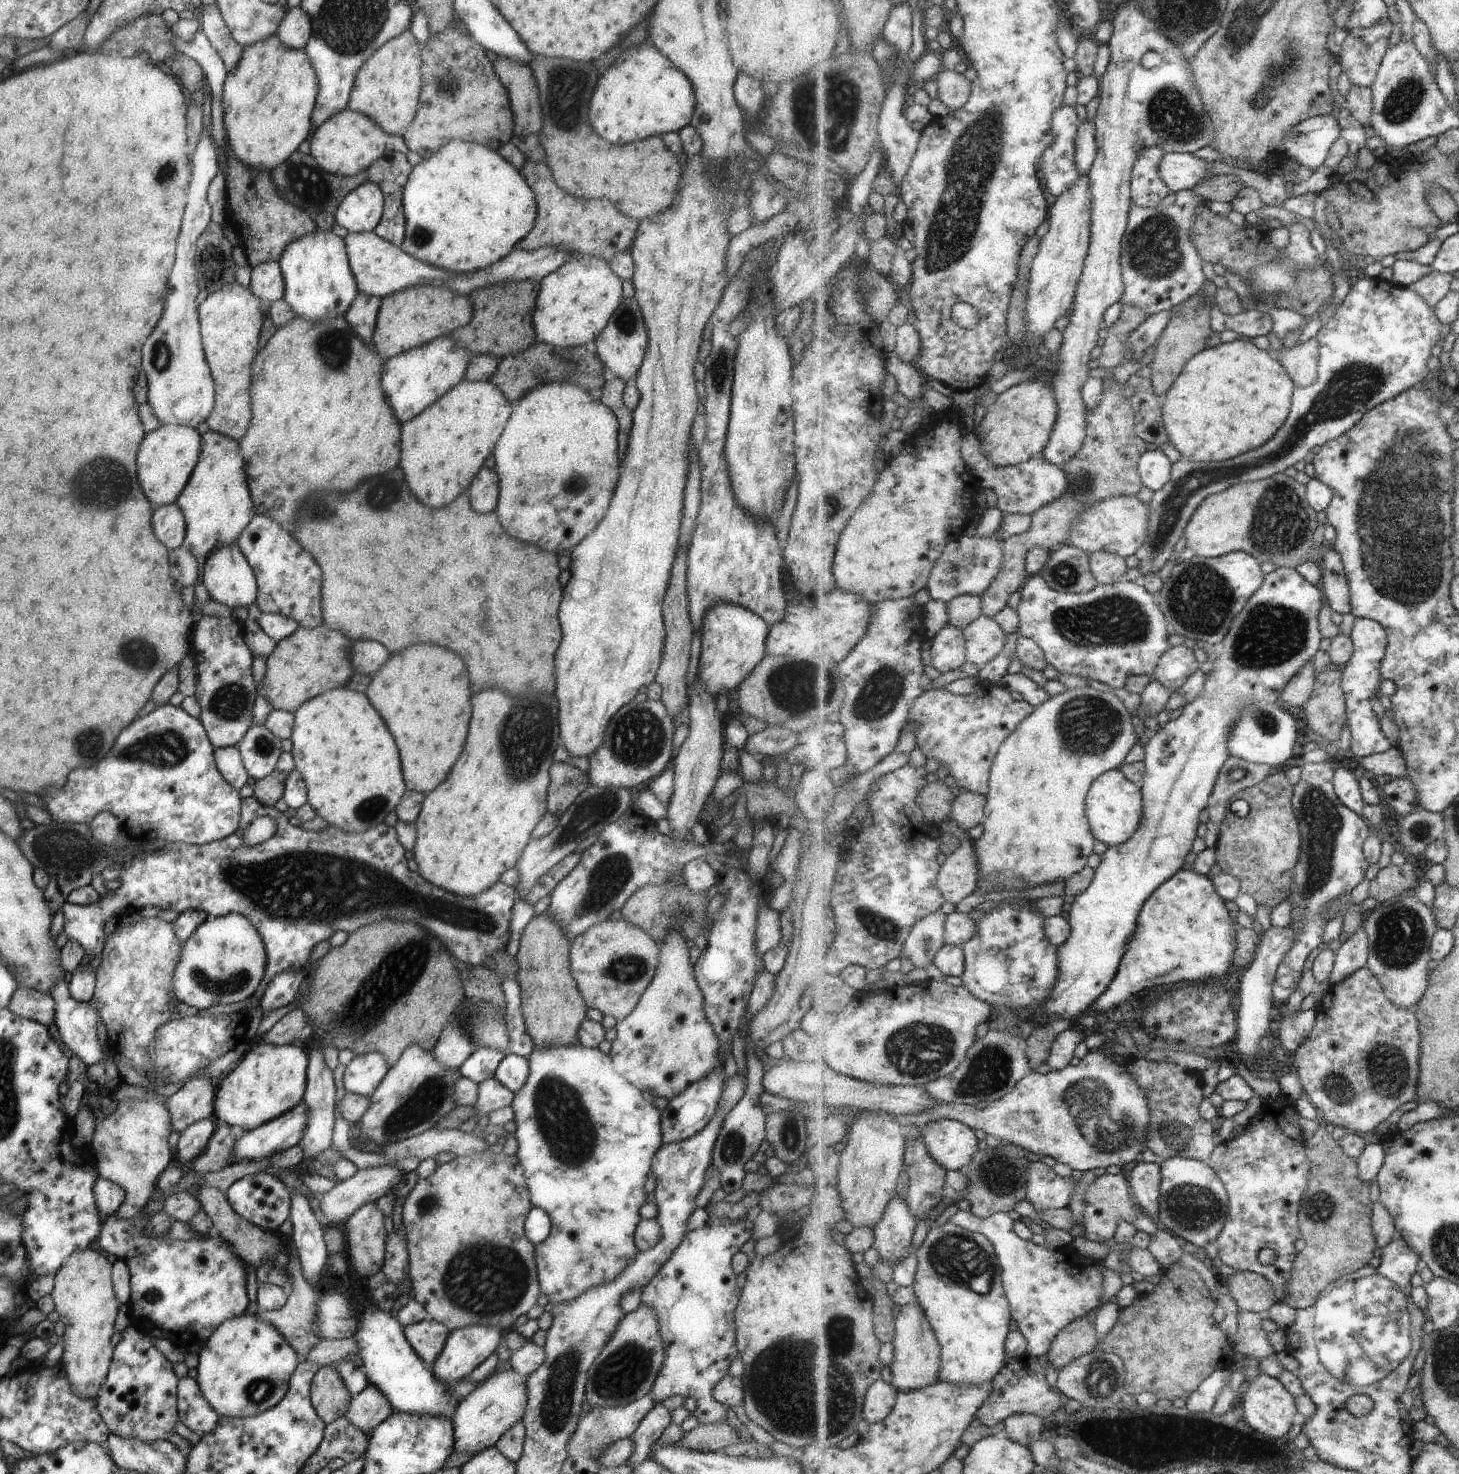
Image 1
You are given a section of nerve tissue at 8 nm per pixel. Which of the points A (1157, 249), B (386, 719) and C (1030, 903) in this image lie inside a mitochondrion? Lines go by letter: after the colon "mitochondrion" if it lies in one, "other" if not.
A: mitochondrion
B: other
C: other

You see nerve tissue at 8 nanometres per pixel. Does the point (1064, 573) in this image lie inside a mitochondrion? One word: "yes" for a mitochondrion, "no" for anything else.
yes

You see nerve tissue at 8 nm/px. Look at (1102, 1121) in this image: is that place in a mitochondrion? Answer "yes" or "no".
yes

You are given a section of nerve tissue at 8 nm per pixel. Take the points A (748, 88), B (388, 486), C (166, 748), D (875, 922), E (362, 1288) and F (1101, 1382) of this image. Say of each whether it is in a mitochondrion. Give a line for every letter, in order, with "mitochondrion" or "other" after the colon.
A: other
B: mitochondrion
C: mitochondrion
D: mitochondrion
E: other
F: mitochondrion

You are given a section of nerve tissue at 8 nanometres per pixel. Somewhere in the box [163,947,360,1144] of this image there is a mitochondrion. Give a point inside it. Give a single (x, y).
(238, 980)

